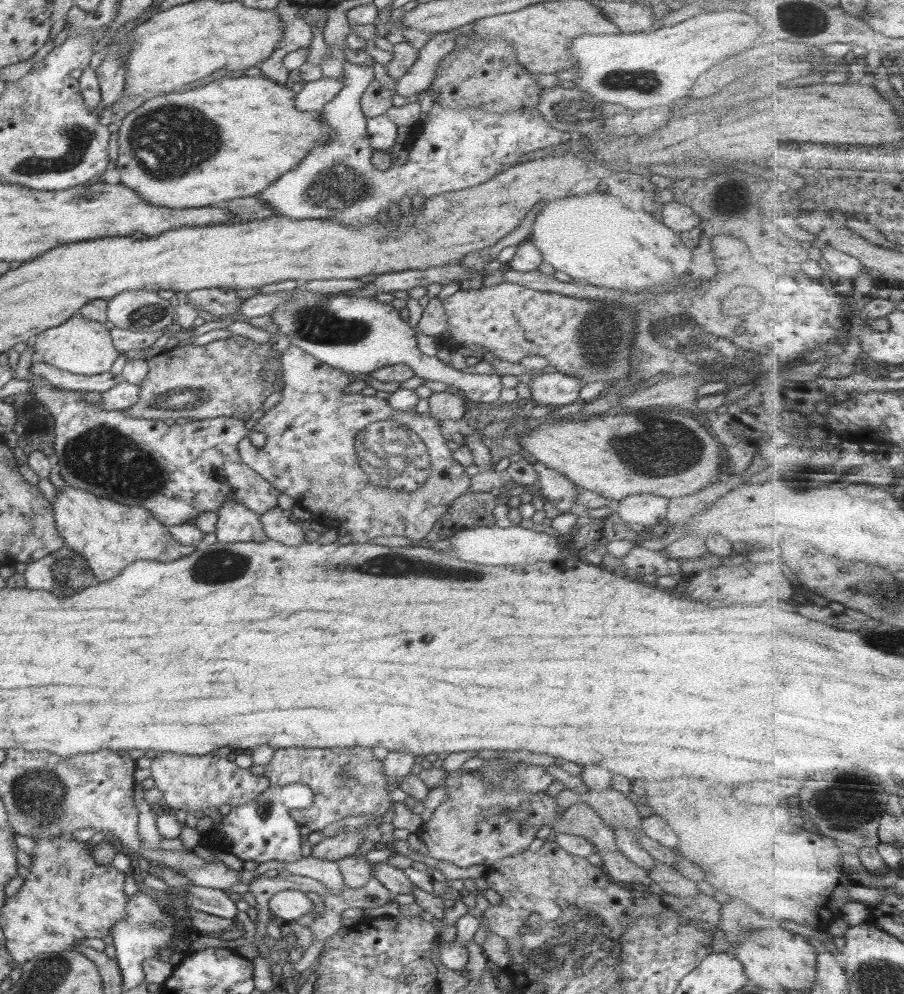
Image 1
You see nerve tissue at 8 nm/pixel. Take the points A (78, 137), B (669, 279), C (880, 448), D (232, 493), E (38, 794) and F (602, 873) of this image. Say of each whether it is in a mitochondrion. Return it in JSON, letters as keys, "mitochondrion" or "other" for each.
{"A":"mitochondrion","B":"other","C":"other","D":"other","E":"mitochondrion","F":"other"}

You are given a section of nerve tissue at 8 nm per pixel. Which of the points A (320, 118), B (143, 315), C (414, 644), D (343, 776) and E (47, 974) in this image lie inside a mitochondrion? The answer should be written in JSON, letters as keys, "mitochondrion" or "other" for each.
{"A":"other","B":"mitochondrion","C":"other","D":"mitochondrion","E":"mitochondrion"}

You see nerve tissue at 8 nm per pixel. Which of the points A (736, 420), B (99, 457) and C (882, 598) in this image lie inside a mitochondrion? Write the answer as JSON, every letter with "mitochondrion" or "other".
{"A":"other","B":"mitochondrion","C":"mitochondrion"}

